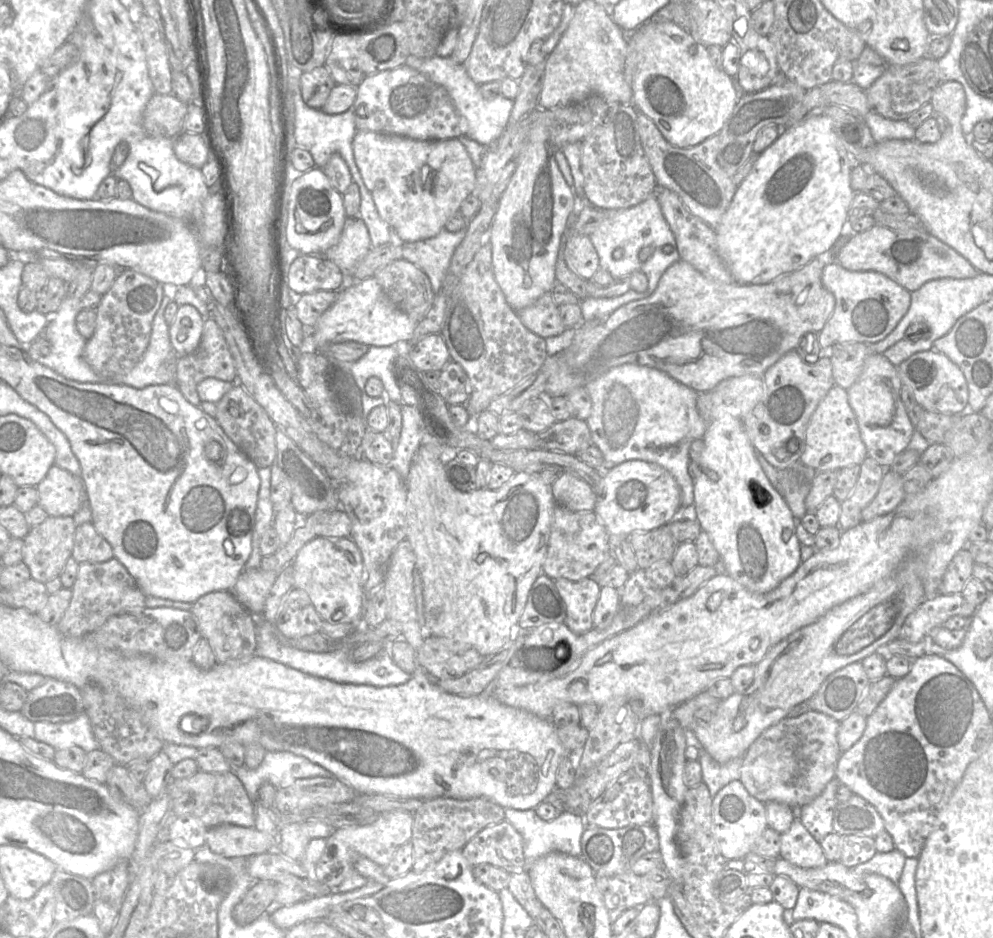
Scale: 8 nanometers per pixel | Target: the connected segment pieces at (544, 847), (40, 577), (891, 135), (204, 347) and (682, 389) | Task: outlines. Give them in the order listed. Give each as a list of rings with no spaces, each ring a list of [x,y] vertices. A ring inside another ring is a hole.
[[[504,808],[504,812],[505,820],[523,837],[526,868],[530,868],[537,859],[551,852],[561,852],[574,857],[581,856],[581,837],[586,827],[585,820],[581,816],[567,811],[559,811],[555,819],[545,821],[537,816],[534,809]]]
[[[48,516],[41,524],[30,527],[28,534],[23,539],[22,562],[29,568],[33,579],[46,584],[60,576],[66,562],[72,557],[76,528],[77,525],[71,516]]]
[[[874,110],[866,113],[864,118],[876,142],[891,139],[915,139],[915,129],[907,120],[886,118]]]
[[[209,318],[204,322],[202,337],[196,350],[186,356],[178,358],[174,385],[188,402],[199,407],[202,401],[198,396],[196,387],[202,380],[210,377],[228,381],[230,383],[238,382],[231,352],[220,327],[212,318]]]
[[[632,363],[614,367],[589,382],[584,387],[592,400],[590,416],[585,420],[590,430],[592,444],[597,446],[604,458],[603,473],[628,460],[643,460],[666,469],[677,482],[681,494],[681,508],[677,520],[696,520],[693,505],[693,480],[688,473],[689,447],[695,439],[702,439],[706,423],[697,408],[698,392],[677,382],[667,373],[656,368]]]

